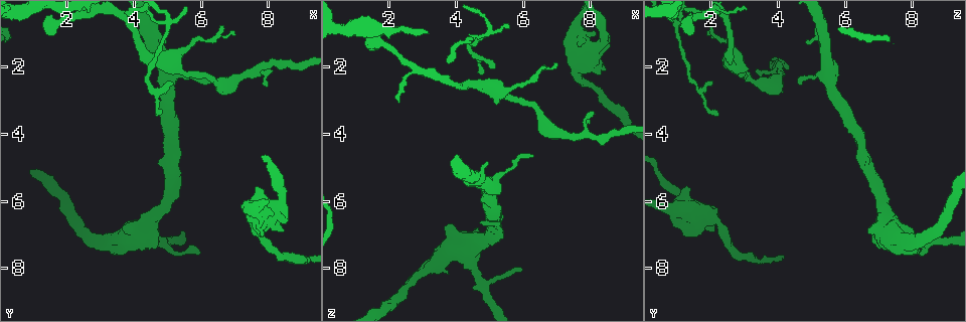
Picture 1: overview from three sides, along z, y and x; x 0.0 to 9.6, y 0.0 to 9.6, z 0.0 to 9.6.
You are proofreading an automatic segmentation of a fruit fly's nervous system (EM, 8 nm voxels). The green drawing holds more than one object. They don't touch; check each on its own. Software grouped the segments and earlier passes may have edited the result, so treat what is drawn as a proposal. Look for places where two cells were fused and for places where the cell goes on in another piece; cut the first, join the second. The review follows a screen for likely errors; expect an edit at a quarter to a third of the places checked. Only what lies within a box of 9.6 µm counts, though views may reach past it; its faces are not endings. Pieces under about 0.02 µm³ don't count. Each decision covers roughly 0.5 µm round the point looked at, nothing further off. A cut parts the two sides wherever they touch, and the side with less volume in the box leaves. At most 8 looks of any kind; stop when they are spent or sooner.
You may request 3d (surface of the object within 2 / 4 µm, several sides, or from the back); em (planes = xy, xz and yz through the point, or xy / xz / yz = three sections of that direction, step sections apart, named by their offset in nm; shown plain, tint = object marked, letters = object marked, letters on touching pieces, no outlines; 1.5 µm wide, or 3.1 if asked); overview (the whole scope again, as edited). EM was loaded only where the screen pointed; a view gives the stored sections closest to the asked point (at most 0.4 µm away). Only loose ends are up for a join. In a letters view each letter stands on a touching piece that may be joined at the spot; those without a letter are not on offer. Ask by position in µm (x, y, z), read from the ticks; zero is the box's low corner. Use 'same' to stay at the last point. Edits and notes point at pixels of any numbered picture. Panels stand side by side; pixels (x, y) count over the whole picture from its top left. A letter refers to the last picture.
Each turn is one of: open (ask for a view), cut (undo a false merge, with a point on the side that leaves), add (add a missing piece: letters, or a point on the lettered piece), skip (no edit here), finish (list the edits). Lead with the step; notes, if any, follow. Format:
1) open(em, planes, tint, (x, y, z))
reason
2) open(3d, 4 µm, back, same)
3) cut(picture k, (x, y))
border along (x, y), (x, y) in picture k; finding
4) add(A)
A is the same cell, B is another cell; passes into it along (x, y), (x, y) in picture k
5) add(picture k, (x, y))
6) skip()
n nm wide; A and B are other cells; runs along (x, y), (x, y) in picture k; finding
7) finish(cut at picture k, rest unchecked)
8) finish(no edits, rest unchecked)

open(em, xy, step 8, letters, (5.00, 0.60, 0.90))
abrupt turn

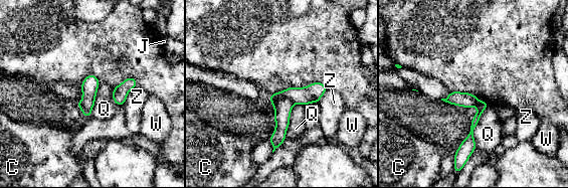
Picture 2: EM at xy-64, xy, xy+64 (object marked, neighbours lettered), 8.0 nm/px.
open(em, planes, letters, same)

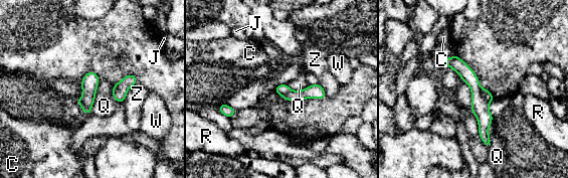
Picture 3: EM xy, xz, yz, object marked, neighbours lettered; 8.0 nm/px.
cut(picture 3, (480, 106))
C, J, Q, R, W and Z are other cells; a second cell is stuck on

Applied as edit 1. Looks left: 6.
open(em, 3.1 µm, yz, step 16, tint, (6.00, 7.50, 8.00))
tapers out

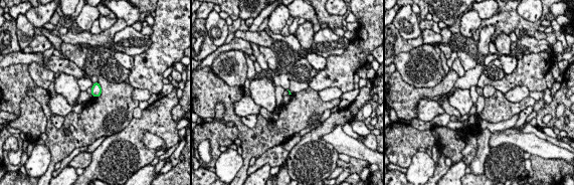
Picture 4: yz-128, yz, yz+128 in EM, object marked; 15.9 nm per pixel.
open(em, 3.1 µm, planes, letters, same)
another direction

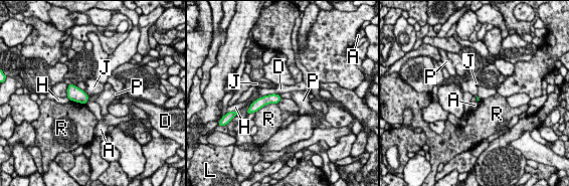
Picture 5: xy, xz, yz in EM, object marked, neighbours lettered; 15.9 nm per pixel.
skip()
R touches over 400 nm; A, D, H, J, L, P and R are other cells; no lettered piece goes on from it

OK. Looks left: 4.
open(em, xz, step 8, tint, (5.00, 1.25, 4.75))
free end

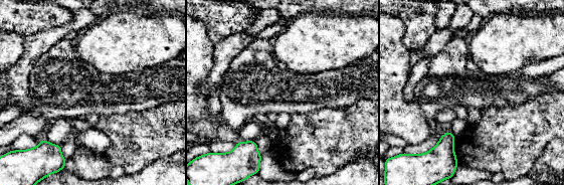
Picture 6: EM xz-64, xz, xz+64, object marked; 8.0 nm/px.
open(em, planes, letters, same)

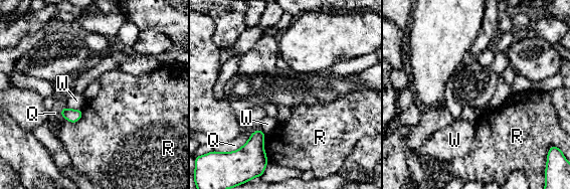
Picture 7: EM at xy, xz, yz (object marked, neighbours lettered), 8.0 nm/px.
skip()
R touches over 190 nm; Q, R and W are other cells; border along (59, 113), (70, 122), (82, 115) in picture 7; no lettered piece goes on from it

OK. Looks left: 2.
finish(cut at picture 3, rest unchecked)

